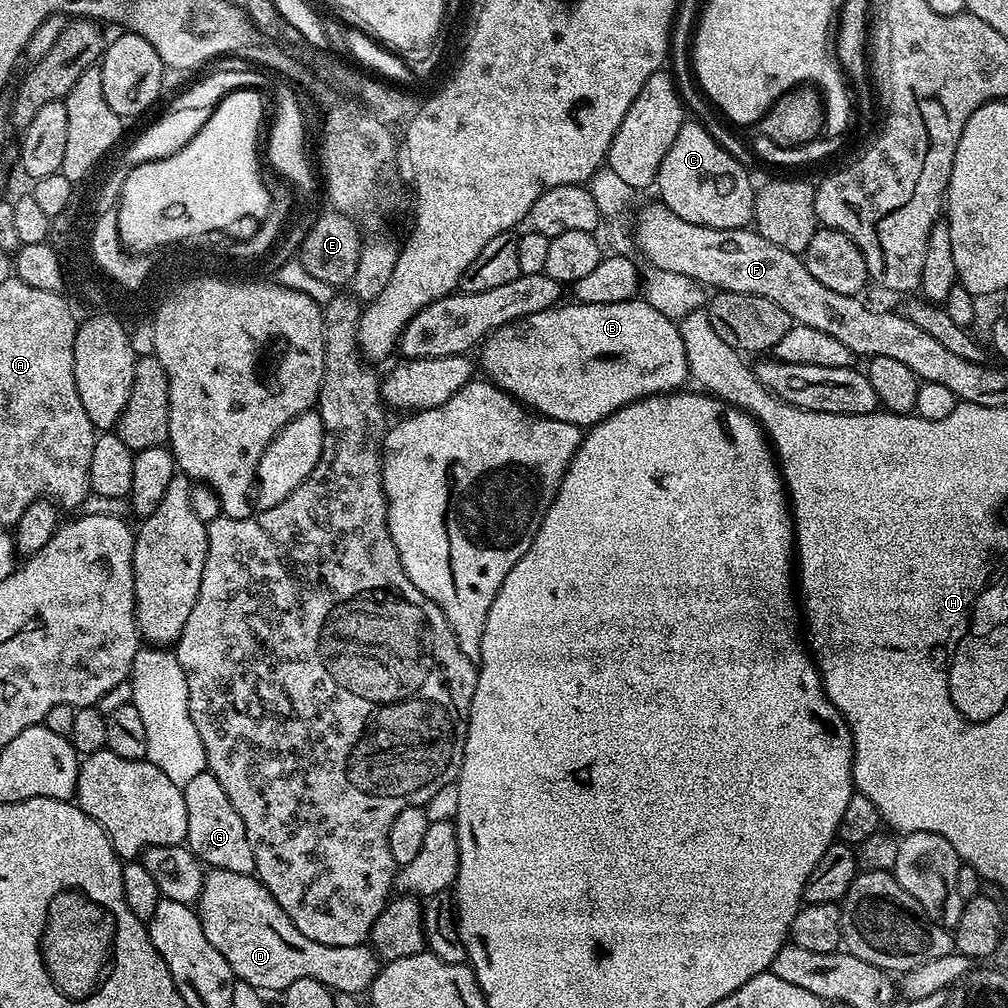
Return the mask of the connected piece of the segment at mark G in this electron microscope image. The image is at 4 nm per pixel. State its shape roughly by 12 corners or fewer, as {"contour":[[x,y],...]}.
{"contour":[[206,770],[183,785],[187,848],[253,875],[246,826]]}

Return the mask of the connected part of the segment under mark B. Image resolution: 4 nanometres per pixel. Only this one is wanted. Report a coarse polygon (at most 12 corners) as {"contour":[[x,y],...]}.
{"contour":[[643,298],[497,328],[483,375],[591,426],[683,389],[679,323]]}

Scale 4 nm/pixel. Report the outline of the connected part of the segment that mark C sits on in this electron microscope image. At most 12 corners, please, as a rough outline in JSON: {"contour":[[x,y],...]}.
{"contour":[[703,123],[678,130],[654,188],[686,222],[747,228],[754,183]]}

